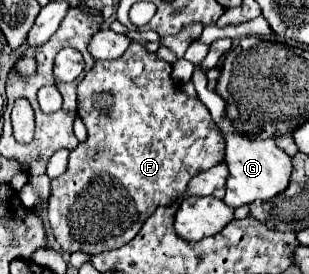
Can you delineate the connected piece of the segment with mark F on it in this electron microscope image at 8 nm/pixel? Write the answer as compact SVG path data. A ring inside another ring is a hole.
M132 44L130 50L118 58L118 60L98 60L94 64L94 68L90 72L86 72L84 80L78 84L76 88L76 94L78 94L78 116L82 118L82 122L86 124L86 130L88 130L88 140L78 144L76 150L70 152L70 162L68 162L68 168L62 176L58 178L52 178L52 192L50 192L50 198L48 198L48 222L52 226L52 232L54 232L54 238L58 240L58 244L62 246L64 252L76 252L76 250L82 250L86 254L98 254L98 252L104 252L104 250L116 250L116 248L122 248L124 244L128 244L136 234L138 230L142 228L144 220L158 208L158 206L170 206L176 198L180 198L184 192L186 192L186 186L190 184L190 178L198 176L202 170L210 170L214 166L218 166L222 160L224 160L224 146L222 146L222 132L214 126L214 120L210 118L210 112L206 110L206 106L196 100L196 98L188 98L182 94L180 90L180 84L176 84L172 78L170 78L170 64L160 60L156 54L150 54L146 52L144 46L140 44Z

